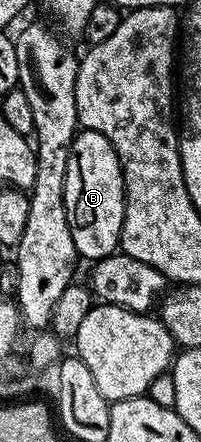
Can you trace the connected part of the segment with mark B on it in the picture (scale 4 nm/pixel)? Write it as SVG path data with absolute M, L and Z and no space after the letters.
M81 128L77 132L76 138L72 140L72 149L68 152L68 166L66 167L66 219L70 223L70 235L74 235L74 247L77 254L81 258L89 257L89 262L95 263L101 257L108 257L112 253L117 252L120 243L120 232L122 231L122 223L124 222L124 176L120 170L120 160L114 151L114 147L110 143L110 139L106 139L106 135L98 135L98 131L90 131Z

